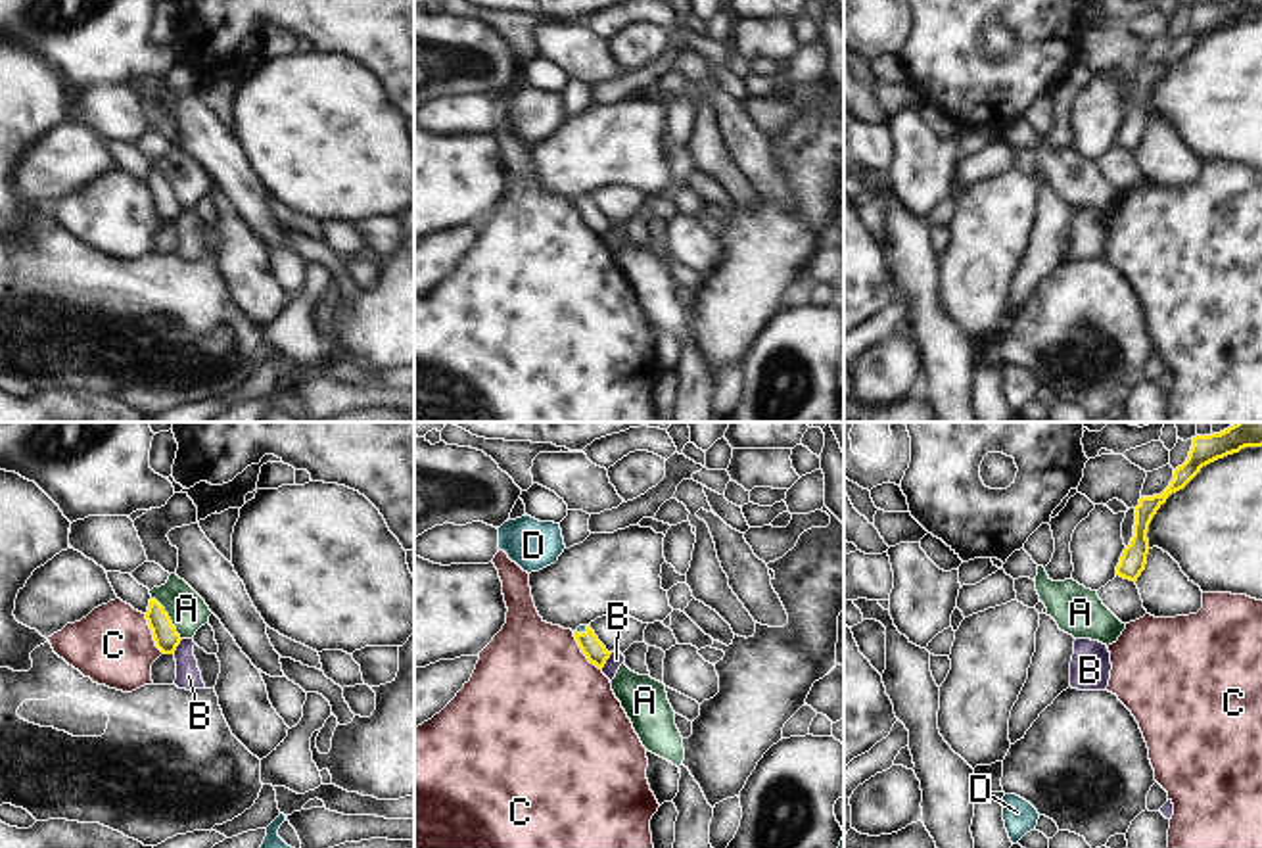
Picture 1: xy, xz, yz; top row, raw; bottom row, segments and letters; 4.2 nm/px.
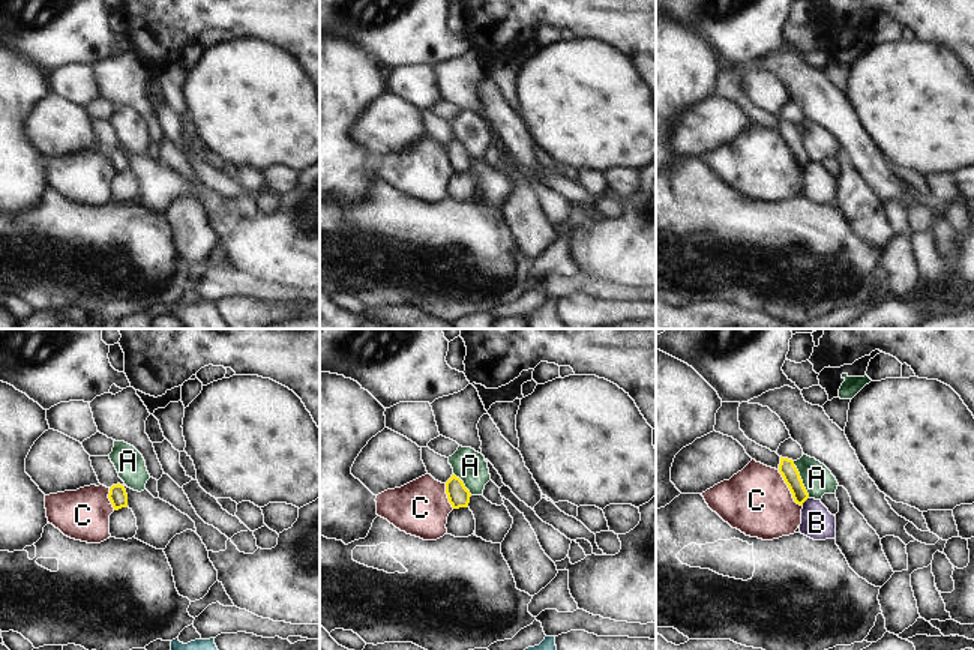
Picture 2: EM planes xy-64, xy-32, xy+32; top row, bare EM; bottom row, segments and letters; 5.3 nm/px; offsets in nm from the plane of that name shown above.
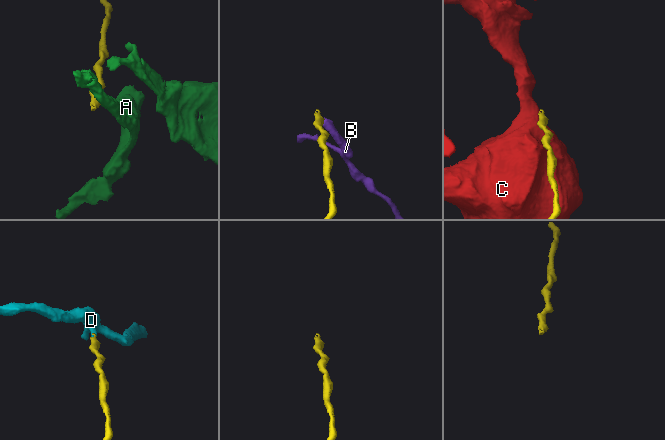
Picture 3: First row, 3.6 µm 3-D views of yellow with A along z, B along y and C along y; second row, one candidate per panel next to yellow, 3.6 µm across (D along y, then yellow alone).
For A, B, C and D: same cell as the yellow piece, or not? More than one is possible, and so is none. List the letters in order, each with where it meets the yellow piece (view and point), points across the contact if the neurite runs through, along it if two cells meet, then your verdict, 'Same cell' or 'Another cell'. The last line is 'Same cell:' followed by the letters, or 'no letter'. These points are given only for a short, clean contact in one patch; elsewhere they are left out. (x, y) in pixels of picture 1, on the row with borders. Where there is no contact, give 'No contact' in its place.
A: Touches yellow at xy (169, 618). Boundary: xy (152, 597), (163, 609), (181, 639). Another cell
B: Touches yellow at xz (607, 659). Boundary: xz (612, 653), (601, 668). Another cell
C: Touches yellow at xz (582, 651). Boundary: xz (572, 632), (580, 651), (601, 670). Another cell
D: Touches yellow at xz (582, 634). Path across: xz (591, 647), (582, 634), (582, 628). Same cell
Same cell: D

